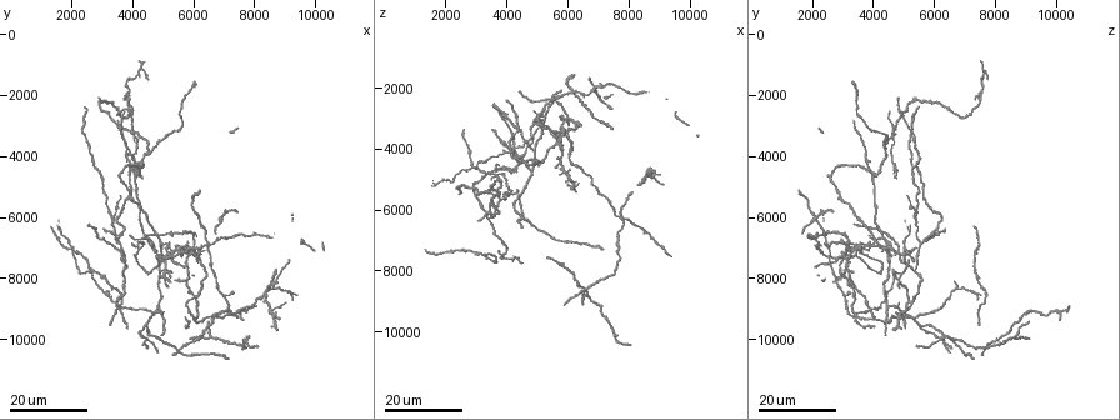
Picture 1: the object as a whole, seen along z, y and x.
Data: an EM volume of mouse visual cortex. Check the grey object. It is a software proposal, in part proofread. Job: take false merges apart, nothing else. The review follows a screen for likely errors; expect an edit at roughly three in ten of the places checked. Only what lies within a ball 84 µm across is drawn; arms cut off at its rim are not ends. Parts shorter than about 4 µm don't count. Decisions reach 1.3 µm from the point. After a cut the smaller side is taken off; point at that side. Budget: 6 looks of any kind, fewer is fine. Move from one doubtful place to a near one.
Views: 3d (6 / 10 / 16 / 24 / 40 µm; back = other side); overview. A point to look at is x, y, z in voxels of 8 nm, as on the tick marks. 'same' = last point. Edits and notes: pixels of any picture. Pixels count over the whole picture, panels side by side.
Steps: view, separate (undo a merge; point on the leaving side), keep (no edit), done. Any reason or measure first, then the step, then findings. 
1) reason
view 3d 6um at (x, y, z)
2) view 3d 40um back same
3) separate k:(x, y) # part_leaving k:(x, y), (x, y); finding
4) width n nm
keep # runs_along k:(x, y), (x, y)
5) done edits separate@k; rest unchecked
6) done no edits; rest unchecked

view 3d 24um at (3500, 6700, 5700)

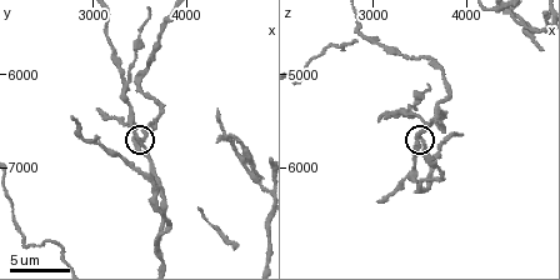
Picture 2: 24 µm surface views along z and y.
view 3d 10um same

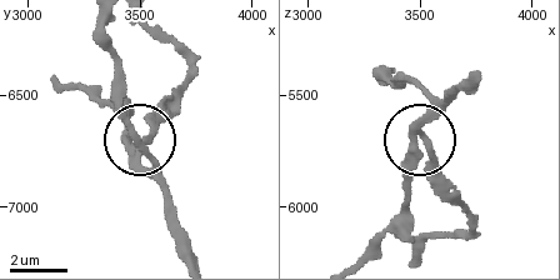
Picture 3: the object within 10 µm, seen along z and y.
arms 3
keep # runs_along 3:(424, 249), (471, 220), (421, 136), (448, 101); all the same neuron

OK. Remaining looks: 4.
branch point
view 3d 16um at (3300, 2800, 4800)

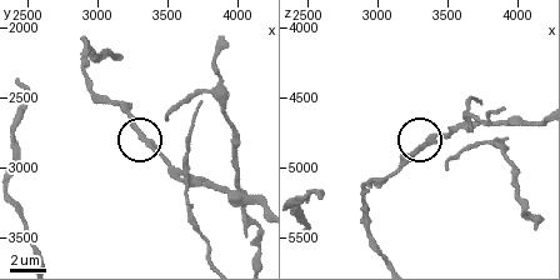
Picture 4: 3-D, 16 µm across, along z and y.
view 3d 6um at (3300, 2740, 4860)

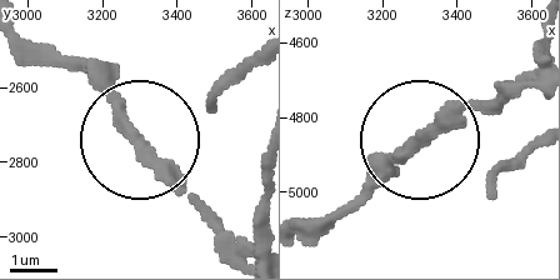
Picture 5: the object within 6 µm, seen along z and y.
width 220 nm
keep # runs_along 5:(533, 75), (449, 110), (346, 201); all the same neuron

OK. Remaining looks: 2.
three arms meet
view 3d 16um at (3650, 7800, 5350)

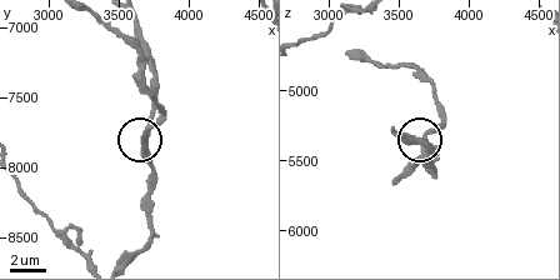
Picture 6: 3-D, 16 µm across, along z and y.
width 230 nm
keep # runs_along 6:(135, 23), (151, 71), (151, 116), (143, 156), (151, 173); all the same neuron

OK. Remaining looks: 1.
done no edits; rest unchecked

